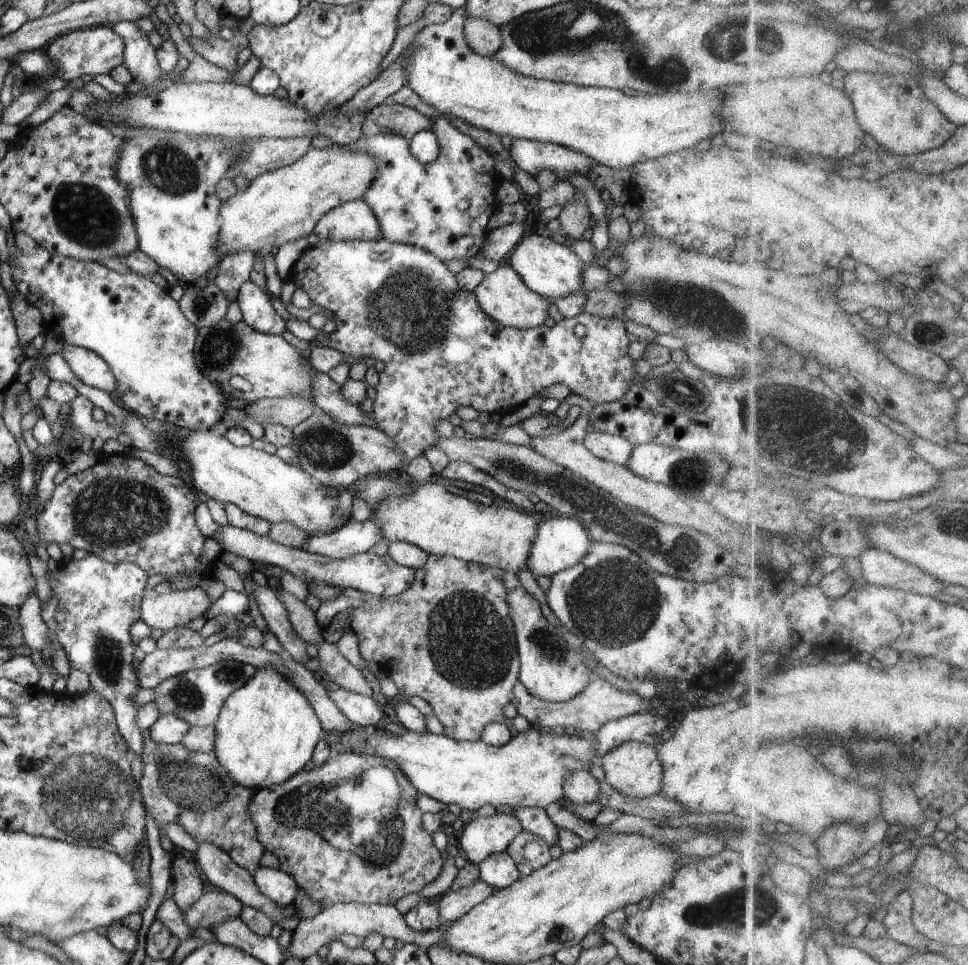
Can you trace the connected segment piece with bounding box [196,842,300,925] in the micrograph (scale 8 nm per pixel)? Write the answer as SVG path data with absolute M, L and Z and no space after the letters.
M197 842L197 844L197 866L200 866L200 870L204 872L204 876L206 876L208 881L211 882L211 884L214 884L216 888L220 888L221 891L232 894L232 896L240 900L244 906L254 907L256 910L260 910L260 912L263 912L270 918L270 920L272 920L274 925L276 925L276 922L280 922L282 918L290 918L290 920L296 918L296 920L300 920L300 916L298 916L298 912L296 912L294 906L286 906L286 908L282 908L282 906L278 906L276 902L272 902L268 896L264 896L264 894L258 890L256 884L254 884L252 875L248 870L238 866L238 864L224 852L224 850L220 850L220 848L216 848L216 846L208 844L208 842Z

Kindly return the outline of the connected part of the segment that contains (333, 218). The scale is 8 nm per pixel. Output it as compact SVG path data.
M363 200L344 202L324 213L313 230L314 240L382 239L378 218Z

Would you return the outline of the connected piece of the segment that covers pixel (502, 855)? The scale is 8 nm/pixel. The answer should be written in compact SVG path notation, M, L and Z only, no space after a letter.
M498 852L484 858L480 864L479 878L492 888L506 888L514 884L520 877L520 871L514 859L507 852Z

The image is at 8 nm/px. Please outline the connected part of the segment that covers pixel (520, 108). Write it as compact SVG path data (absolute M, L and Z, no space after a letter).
M466 8L453 10L452 16L442 24L429 24L422 28L416 38L408 44L406 64L408 64L408 85L428 106L436 108L442 114L468 122L493 132L496 136L510 136L554 143L573 151L581 152L605 164L622 170L631 168L636 163L674 154L676 150L690 148L700 140L710 138L712 134L722 132L718 122L718 94L714 92L714 106L710 104L710 96L706 94L688 94L688 92L663 92L660 94L639 94L628 96L624 91L606 87L583 87L572 83L560 83L549 80L536 80L529 76L522 76L502 62L496 62L490 57L476 54L464 38L464 22L466 22Z

